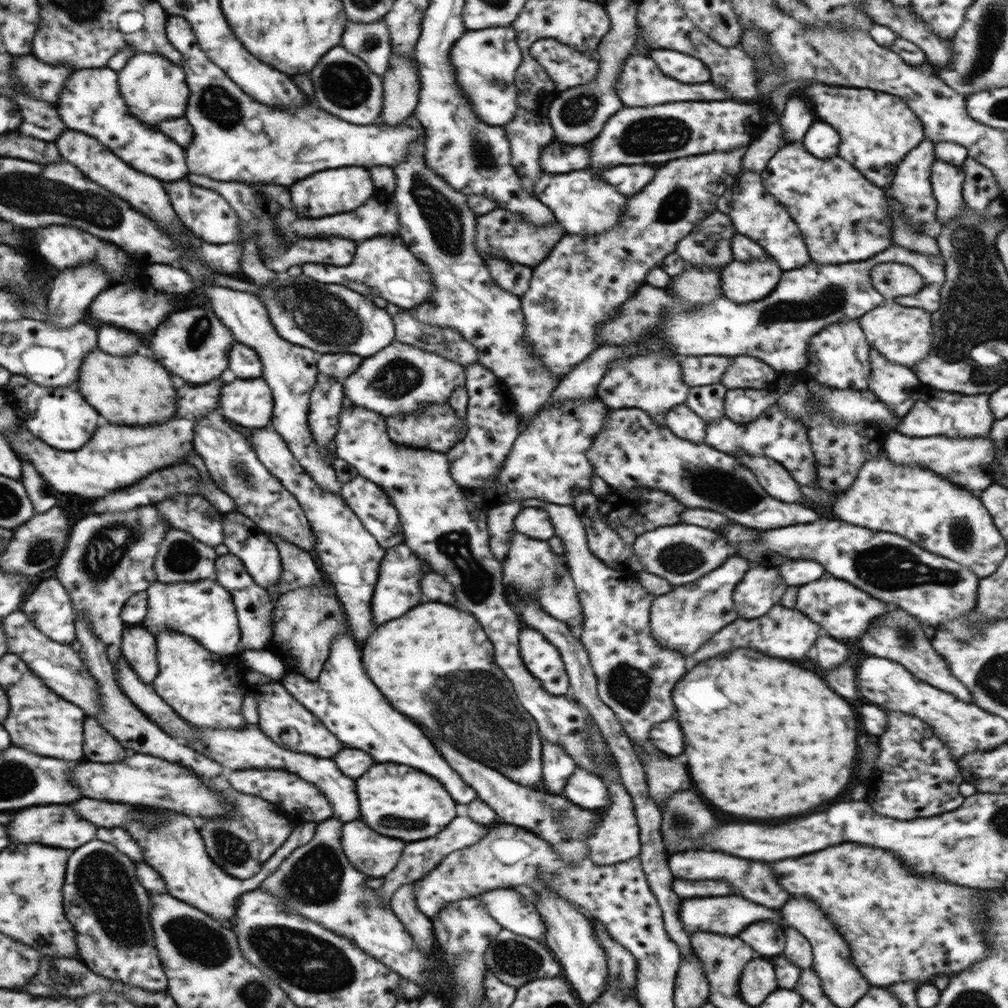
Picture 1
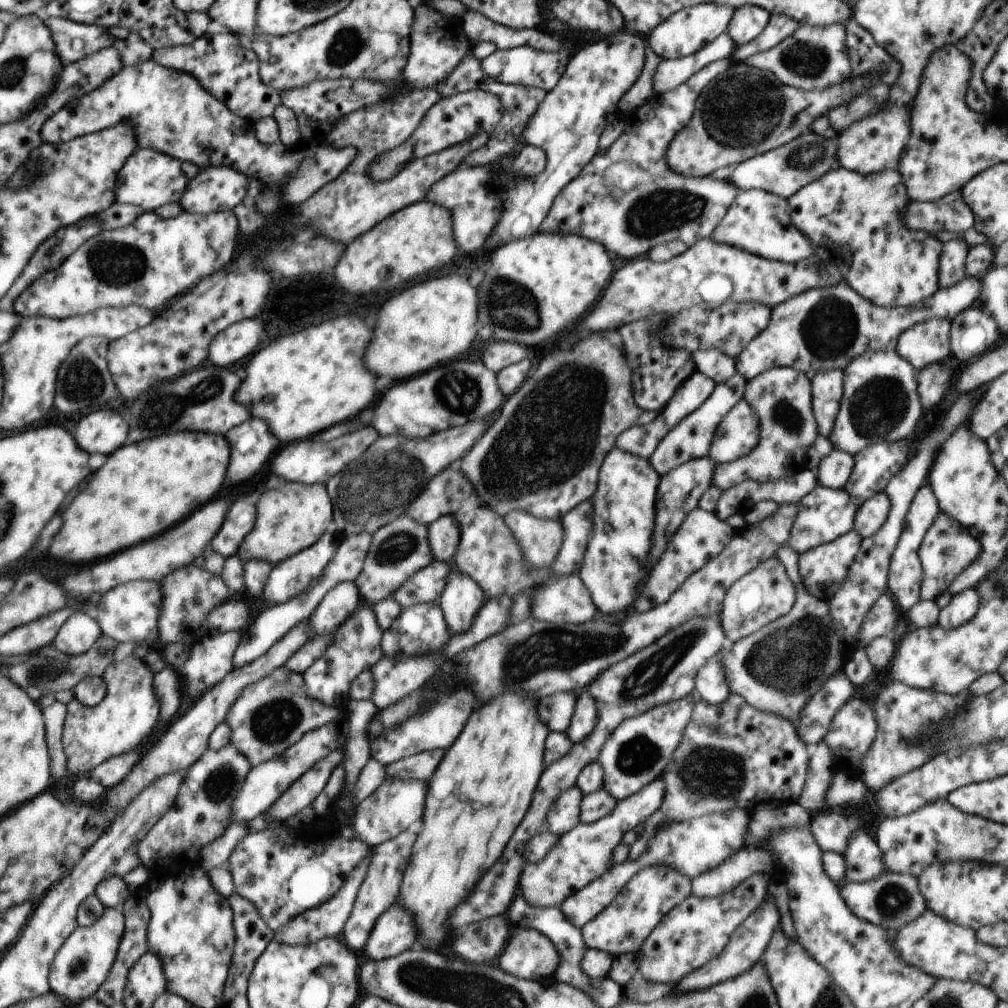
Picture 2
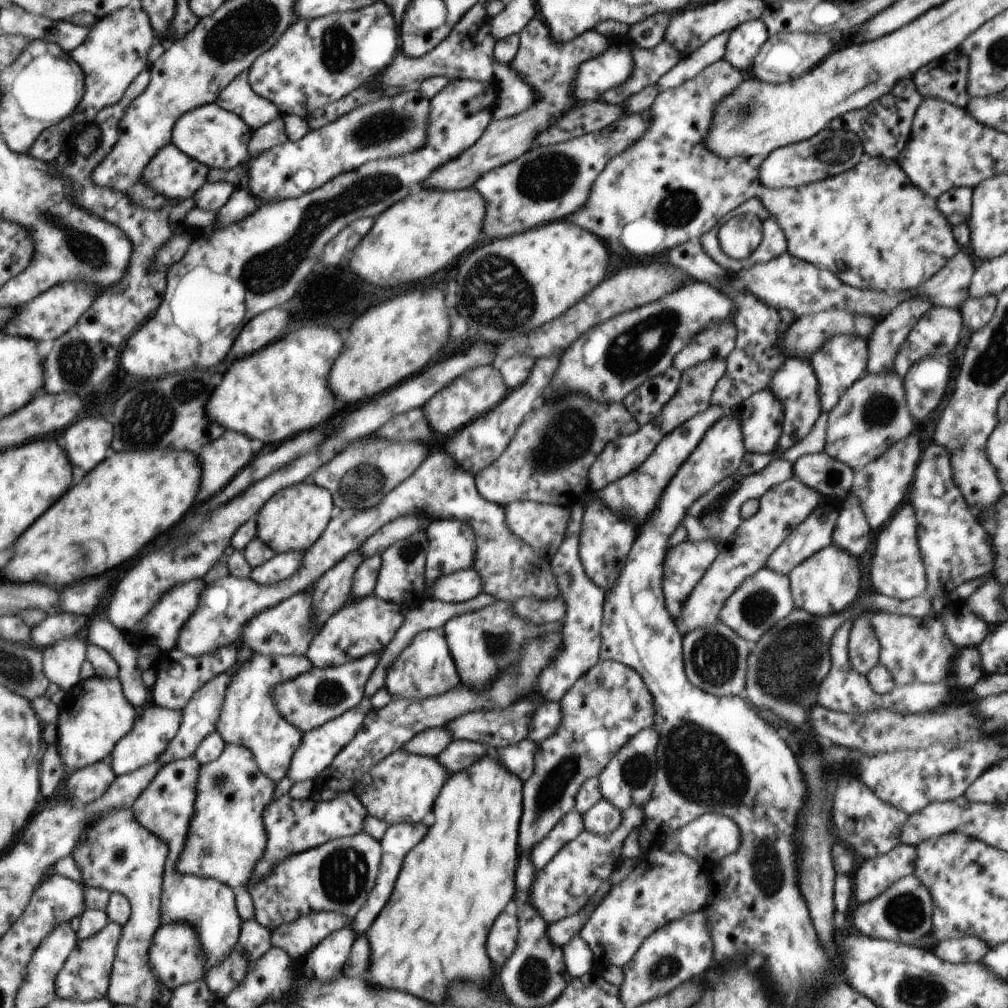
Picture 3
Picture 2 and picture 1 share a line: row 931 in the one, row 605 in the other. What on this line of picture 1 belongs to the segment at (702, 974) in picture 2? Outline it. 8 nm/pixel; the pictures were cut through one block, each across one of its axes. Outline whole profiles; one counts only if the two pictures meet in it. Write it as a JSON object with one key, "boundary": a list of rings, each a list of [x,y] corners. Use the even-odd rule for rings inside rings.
{"boundary":[[[756,566],[748,569],[734,588],[734,608],[744,618],[766,614],[784,596],[788,583],[780,577],[777,567]]]}

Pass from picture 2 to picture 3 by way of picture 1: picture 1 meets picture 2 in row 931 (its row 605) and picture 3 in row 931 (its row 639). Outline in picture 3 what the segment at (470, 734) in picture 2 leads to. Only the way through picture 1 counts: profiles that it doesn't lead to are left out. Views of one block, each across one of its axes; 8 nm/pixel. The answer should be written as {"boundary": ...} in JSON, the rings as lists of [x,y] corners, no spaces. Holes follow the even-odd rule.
{"boundary":[[[484,756],[478,762],[474,762],[470,768],[456,772],[450,776],[450,780],[442,786],[442,792],[438,794],[436,802],[434,802],[434,824],[428,828],[424,840],[420,844],[416,844],[402,863],[400,874],[397,878],[394,890],[386,906],[380,911],[377,919],[371,924],[365,933],[370,944],[370,956],[372,956],[372,964],[370,964],[370,984],[372,986],[384,986],[384,988],[396,988],[396,990],[406,990],[422,1000],[430,1000],[434,1004],[442,1002],[446,996],[446,986],[452,980],[476,980],[476,982],[486,982],[490,978],[492,972],[497,972],[493,962],[490,962],[488,954],[486,954],[486,936],[488,930],[494,922],[494,918],[506,908],[506,904],[512,900],[514,896],[514,876],[516,870],[516,856],[518,856],[518,824],[520,824],[520,816],[522,816],[522,780],[512,774],[510,770],[506,770],[506,766],[502,766],[502,762],[498,758],[492,756]]]}

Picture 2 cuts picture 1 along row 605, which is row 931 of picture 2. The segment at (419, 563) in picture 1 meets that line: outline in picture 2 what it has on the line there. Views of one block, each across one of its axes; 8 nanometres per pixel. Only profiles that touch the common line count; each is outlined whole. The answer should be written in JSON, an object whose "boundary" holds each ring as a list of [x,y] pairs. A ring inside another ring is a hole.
{"boundary":[[[398,902],[391,904],[378,918],[367,940],[368,944],[364,944],[362,950],[366,950],[372,960],[402,954],[416,942],[416,924],[412,926],[412,922],[414,918],[408,908]]]}

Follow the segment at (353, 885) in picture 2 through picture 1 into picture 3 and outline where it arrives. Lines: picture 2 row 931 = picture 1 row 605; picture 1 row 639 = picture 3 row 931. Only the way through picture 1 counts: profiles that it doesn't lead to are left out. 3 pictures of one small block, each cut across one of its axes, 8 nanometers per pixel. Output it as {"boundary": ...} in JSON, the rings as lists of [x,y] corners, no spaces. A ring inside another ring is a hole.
{"boundary":[[[310,912],[288,924],[283,924],[271,933],[274,947],[282,948],[292,959],[308,956],[332,932],[350,925],[340,912]]]}

